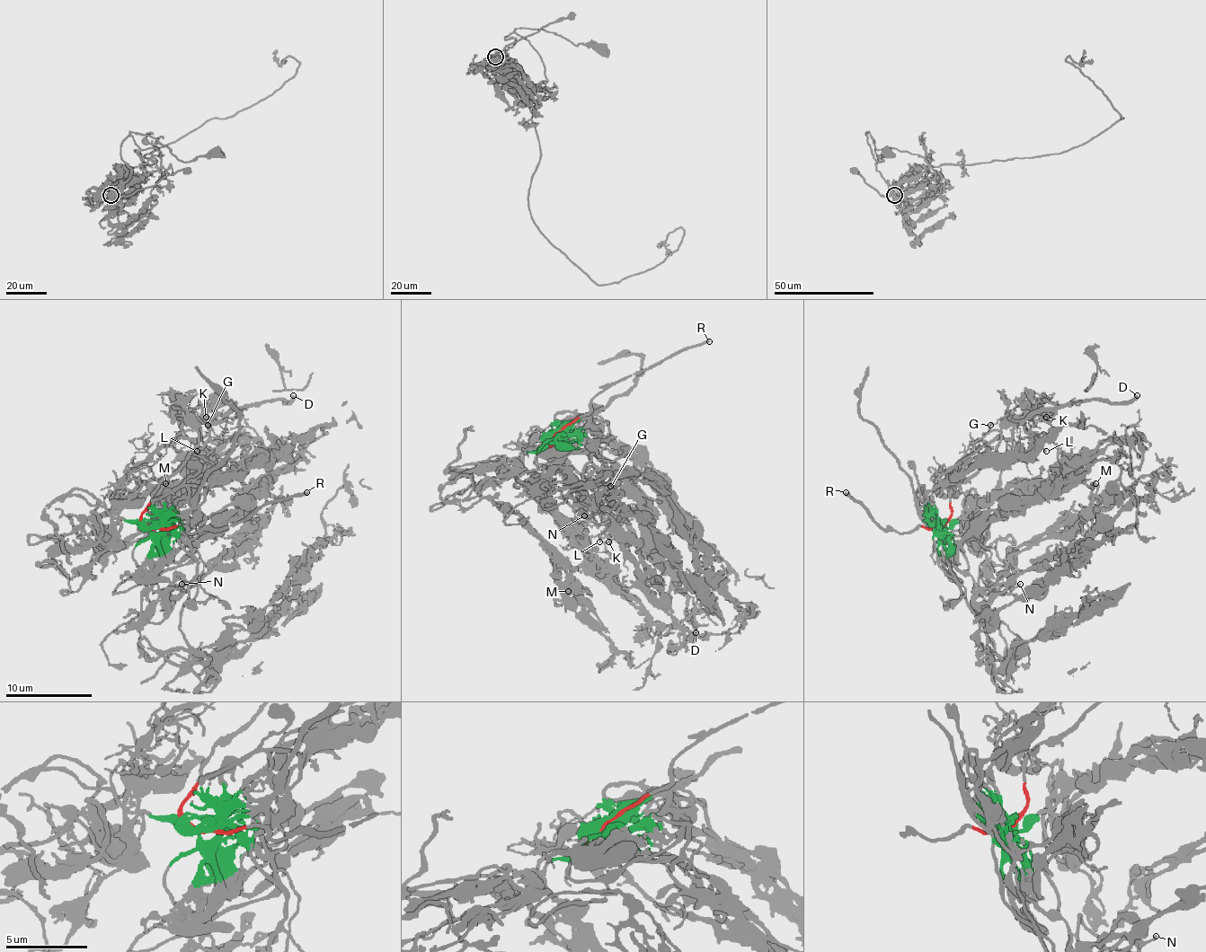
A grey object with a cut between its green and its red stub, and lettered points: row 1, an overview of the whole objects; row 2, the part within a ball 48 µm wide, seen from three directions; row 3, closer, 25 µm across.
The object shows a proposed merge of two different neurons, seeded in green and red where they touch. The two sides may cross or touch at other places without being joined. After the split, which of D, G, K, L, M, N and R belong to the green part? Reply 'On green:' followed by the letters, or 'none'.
On green: M, N

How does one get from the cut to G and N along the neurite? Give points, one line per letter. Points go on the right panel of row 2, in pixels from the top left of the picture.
G: (940, 527), (951, 514), (951, 488), (966, 481), (1001, 443), (1003, 421), (998, 418), (990, 426)
N: (940, 527), (958, 568), (971, 577), (977, 590), (997, 592), (1003, 586), (1020, 583)

